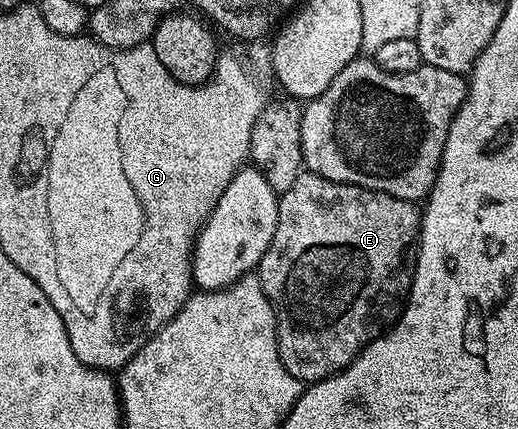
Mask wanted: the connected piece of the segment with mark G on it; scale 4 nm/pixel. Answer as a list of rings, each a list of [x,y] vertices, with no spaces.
[[[150,44],[135,46],[132,50],[116,53],[112,58],[115,59],[110,59],[109,64],[117,72],[117,80],[127,97],[127,107],[121,116],[121,128],[119,129],[121,164],[123,165],[125,176],[129,180],[129,184],[133,184],[133,192],[137,192],[137,200],[143,205],[143,231],[141,232],[141,240],[137,240],[133,252],[129,252],[129,256],[123,261],[123,265],[119,267],[119,270],[113,272],[113,276],[109,279],[107,295],[99,301],[97,312],[92,312],[91,318],[83,318],[83,314],[79,314],[79,310],[75,310],[75,306],[67,306],[67,298],[55,298],[51,302],[63,318],[63,323],[69,336],[69,344],[73,344],[73,352],[77,352],[77,360],[81,360],[93,370],[104,372],[118,371],[166,322],[173,320],[173,316],[177,316],[177,312],[187,303],[187,299],[191,297],[193,293],[191,252],[195,248],[195,237],[198,236],[199,231],[207,223],[207,217],[213,212],[217,200],[221,200],[221,192],[225,192],[225,188],[229,188],[229,180],[233,180],[235,173],[244,169],[251,152],[253,126],[257,124],[257,118],[261,116],[265,105],[263,90],[259,87],[258,80],[243,67],[241,59],[234,58],[231,54],[220,53],[218,55],[214,74],[207,81],[201,83],[200,86],[187,86],[184,82],[177,81],[167,71],[165,64],[161,64],[161,60],[157,60],[157,52]]]

